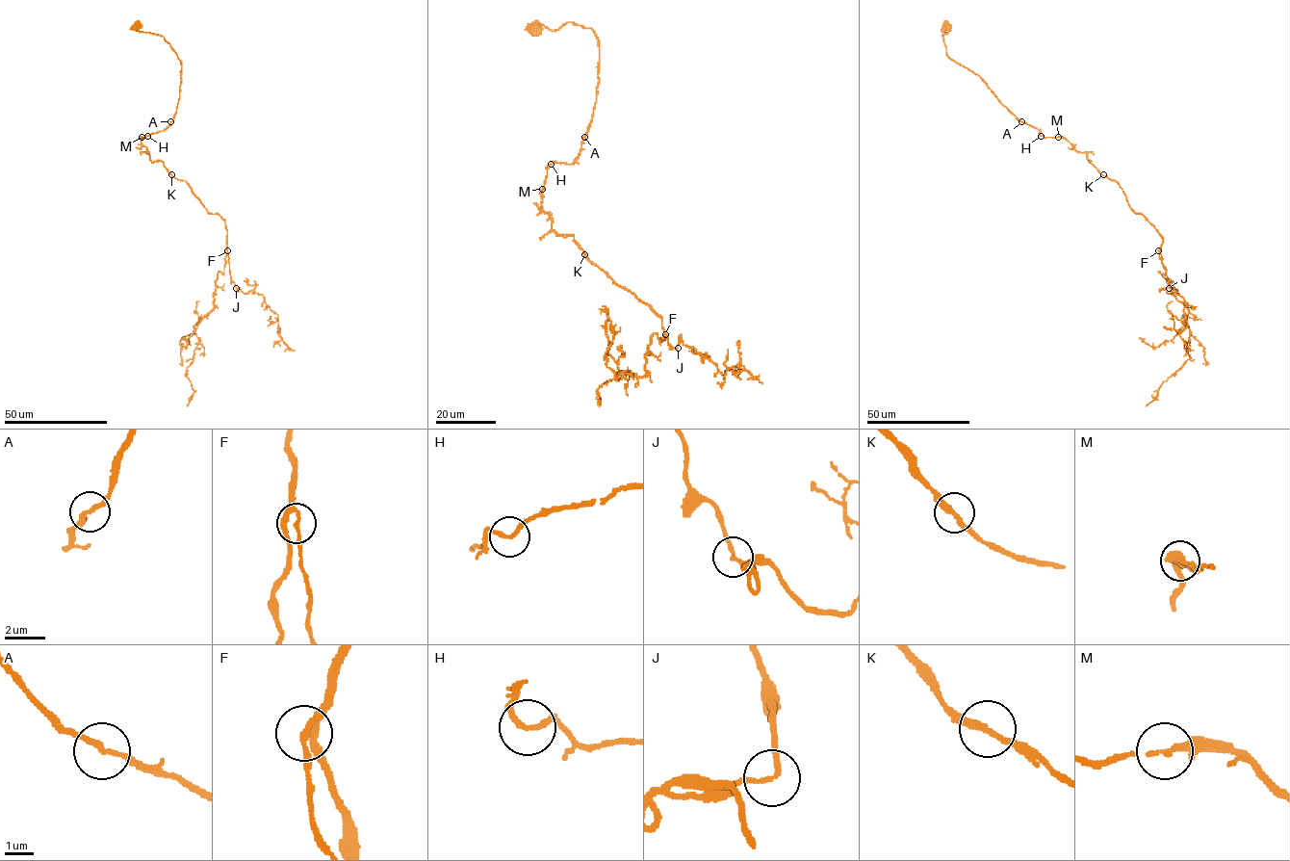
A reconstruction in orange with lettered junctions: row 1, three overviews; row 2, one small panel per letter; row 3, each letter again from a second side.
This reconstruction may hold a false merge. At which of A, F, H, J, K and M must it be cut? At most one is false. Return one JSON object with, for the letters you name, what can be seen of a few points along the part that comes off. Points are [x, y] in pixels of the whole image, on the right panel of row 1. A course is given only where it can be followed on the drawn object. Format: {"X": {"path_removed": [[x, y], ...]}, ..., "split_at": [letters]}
{"split_at": []}

